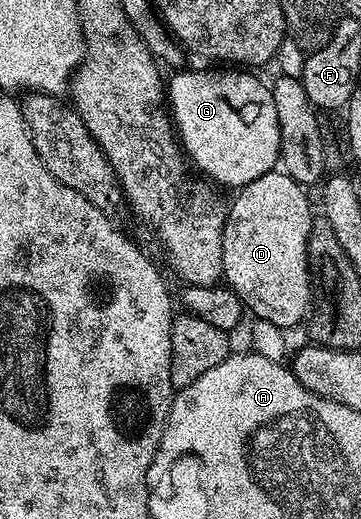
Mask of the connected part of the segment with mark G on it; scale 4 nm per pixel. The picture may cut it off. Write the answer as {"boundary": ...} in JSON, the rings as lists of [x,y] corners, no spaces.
{"boundary":[[[176,71],[171,78],[166,81],[166,105],[170,110],[172,124],[176,130],[176,136],[191,164],[207,180],[215,183],[217,186],[223,187],[225,190],[239,191],[248,185],[254,179],[258,179],[262,175],[273,172],[277,168],[280,160],[280,132],[278,131],[278,111],[274,111],[274,99],[272,98],[271,88],[267,84],[263,85],[258,78],[255,77],[255,72],[252,71],[232,71],[236,73],[180,73],[184,71]]]}

